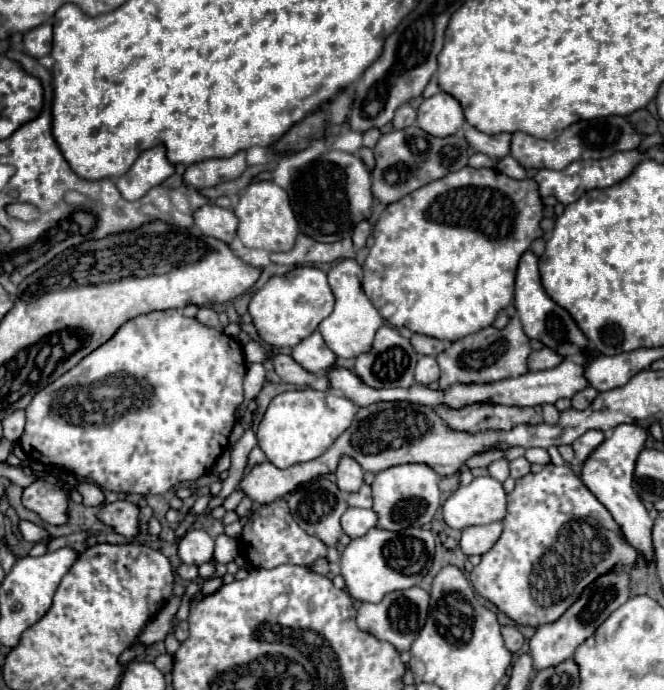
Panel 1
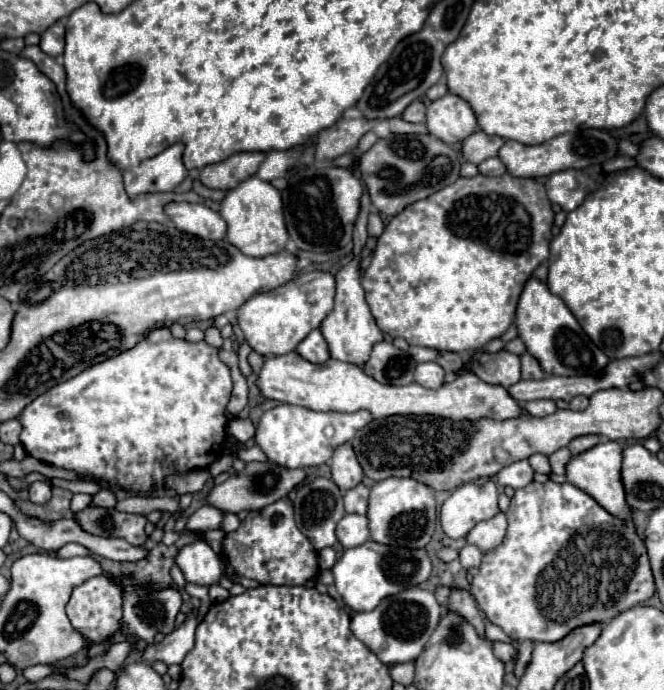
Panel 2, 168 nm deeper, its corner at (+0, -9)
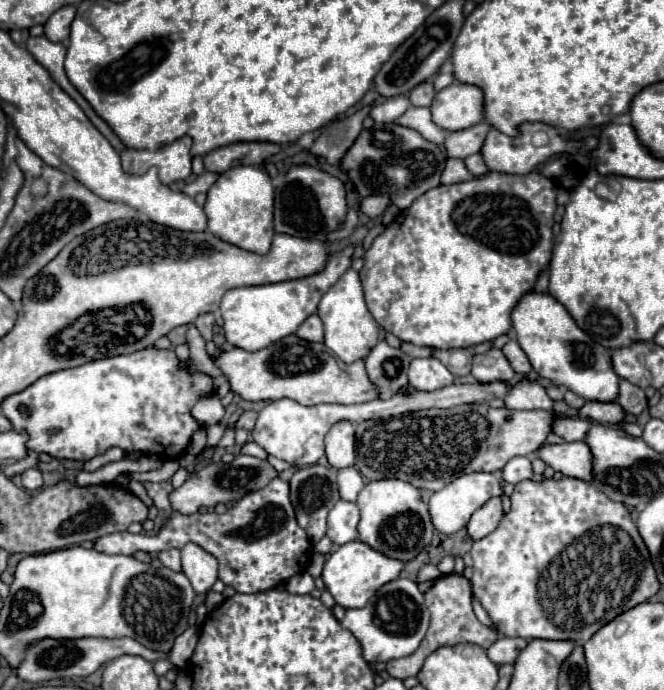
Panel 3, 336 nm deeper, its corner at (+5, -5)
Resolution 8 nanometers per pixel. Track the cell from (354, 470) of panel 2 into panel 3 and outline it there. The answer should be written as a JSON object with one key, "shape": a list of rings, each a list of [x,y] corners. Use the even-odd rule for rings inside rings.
{"shape":[[[342,421],[336,423],[328,435],[326,435],[326,457],[330,467],[334,469],[346,469],[346,467],[354,467],[354,429],[352,423]]]}

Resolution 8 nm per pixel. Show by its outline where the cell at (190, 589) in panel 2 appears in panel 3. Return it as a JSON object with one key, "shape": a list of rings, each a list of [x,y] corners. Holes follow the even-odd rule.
{"shape":[[[168,549],[168,551],[160,551],[160,553],[148,553],[150,559],[158,559],[162,561],[164,567],[172,569],[172,571],[180,571],[180,550],[179,549]]]}

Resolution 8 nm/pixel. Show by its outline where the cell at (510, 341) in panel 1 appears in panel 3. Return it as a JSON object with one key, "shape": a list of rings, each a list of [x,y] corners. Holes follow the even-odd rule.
{"shape":[[[490,349],[482,355],[474,355],[472,377],[480,383],[490,383],[490,381],[512,381],[516,379],[516,373],[500,349]]]}

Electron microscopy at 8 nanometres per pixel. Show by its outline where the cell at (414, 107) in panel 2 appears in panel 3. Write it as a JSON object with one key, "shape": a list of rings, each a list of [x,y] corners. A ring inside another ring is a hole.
{"shape":[[[420,83],[416,89],[410,91],[410,105],[412,107],[430,107],[434,99],[434,89],[432,83]]]}

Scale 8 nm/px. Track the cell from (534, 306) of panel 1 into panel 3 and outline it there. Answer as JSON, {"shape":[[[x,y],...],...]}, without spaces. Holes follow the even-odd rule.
{"shape":[[[528,291],[512,311],[512,327],[518,345],[524,349],[540,377],[546,377],[554,385],[562,385],[588,401],[618,399],[618,375],[612,369],[608,349],[600,343],[594,345],[594,341],[574,323],[566,307],[550,293]]]}

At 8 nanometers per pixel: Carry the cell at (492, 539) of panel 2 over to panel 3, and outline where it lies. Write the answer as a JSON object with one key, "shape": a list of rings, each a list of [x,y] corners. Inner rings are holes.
{"shape":[[[500,497],[490,499],[468,521],[468,535],[470,535],[470,539],[474,539],[474,541],[484,539],[488,533],[492,533],[496,529],[496,525],[500,523],[502,515],[504,515],[504,511],[502,511]]]}

